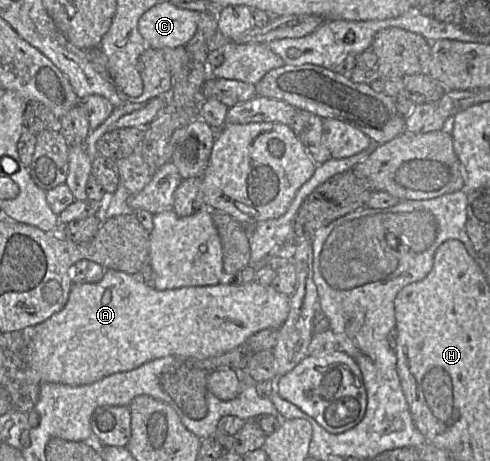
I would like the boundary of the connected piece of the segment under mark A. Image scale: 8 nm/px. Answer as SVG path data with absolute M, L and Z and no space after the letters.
M105 269L103 278L96 283L82 282L73 284L68 300L62 310L53 314L46 321L30 326L22 330L27 350L27 362L31 371L40 378L40 383L59 383L71 386L80 386L97 382L112 374L127 372L136 369L146 362L173 356L180 359L207 359L244 345L247 339L258 331L266 328L279 328L288 317L290 309L290 297L276 291L271 285L261 285L255 281L244 285L235 285L228 280L223 280L217 285L181 287L160 291L154 288L151 282L143 281L138 275L130 275L124 272Z

